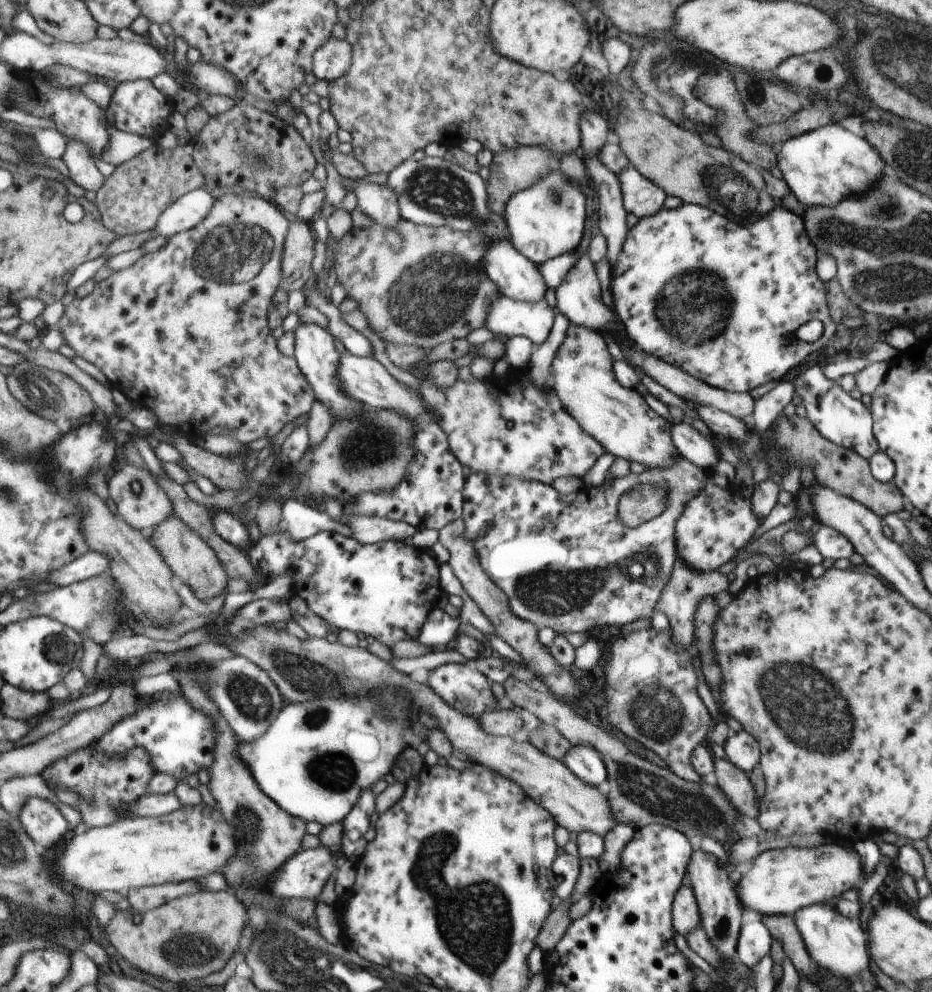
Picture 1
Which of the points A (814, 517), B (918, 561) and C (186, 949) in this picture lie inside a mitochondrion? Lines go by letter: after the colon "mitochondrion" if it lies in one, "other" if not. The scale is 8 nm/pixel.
A: other
B: other
C: mitochondrion

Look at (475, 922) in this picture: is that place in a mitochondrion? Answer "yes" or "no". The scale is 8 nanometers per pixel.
yes

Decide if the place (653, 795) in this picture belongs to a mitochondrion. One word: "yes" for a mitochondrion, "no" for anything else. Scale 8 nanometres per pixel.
yes

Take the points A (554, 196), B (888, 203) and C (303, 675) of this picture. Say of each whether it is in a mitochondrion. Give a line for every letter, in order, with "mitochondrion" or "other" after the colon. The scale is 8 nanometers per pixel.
A: mitochondrion
B: mitochondrion
C: mitochondrion

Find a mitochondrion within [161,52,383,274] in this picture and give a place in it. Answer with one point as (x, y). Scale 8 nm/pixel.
(268, 159)

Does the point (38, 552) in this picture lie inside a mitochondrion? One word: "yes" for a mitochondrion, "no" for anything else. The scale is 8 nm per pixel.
no

